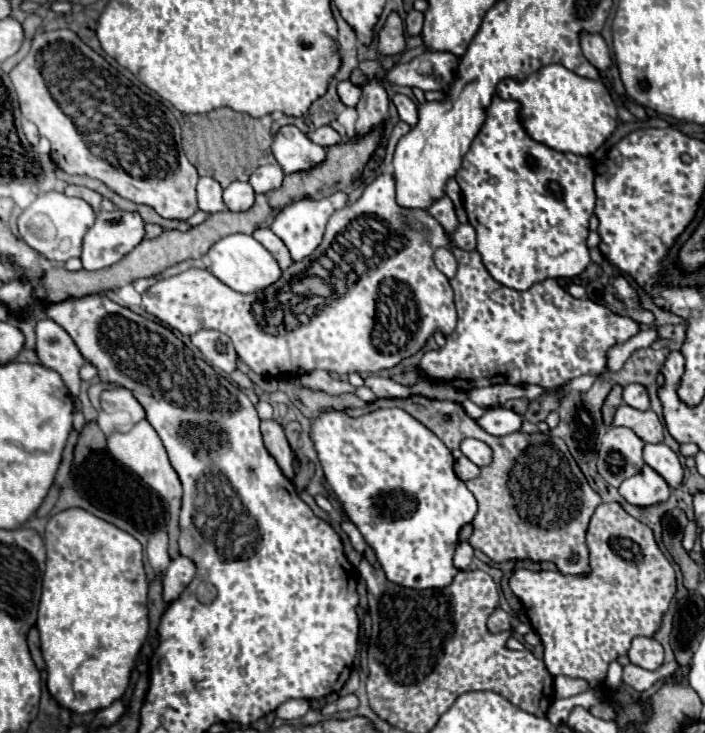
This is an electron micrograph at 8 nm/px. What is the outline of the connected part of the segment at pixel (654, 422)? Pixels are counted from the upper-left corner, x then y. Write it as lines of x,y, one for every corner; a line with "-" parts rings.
620,405
614,415
614,425
632,429
646,443
662,443
664,441
664,427
652,409
638,411
628,405

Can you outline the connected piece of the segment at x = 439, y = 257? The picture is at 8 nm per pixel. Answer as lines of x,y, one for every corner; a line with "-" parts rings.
436,249
436,253
434,253
434,263
436,263
436,267
438,267
448,279
452,279
452,277
456,275
458,263
456,263
456,259
454,259
454,255
452,255
450,249

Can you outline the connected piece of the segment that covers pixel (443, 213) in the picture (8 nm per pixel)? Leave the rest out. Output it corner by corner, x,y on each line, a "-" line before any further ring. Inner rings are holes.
448,195
436,199
436,201
428,207
428,213
430,213
434,219
438,219
438,223
442,223
442,227
444,227
446,231
452,231
452,229
458,227
456,215
454,215
454,205
452,205
452,201
450,201

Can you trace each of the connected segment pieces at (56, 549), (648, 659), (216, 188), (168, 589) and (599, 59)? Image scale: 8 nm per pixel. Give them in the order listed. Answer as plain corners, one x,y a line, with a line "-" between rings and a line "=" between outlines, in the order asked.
66,509
54,515
46,525
44,541
48,559
36,627
46,661
48,691
62,707
74,713
104,709
124,695
130,671
148,635
148,581
142,567
142,545
132,535
126,535
126,531
118,531
112,523
78,509
=
634,637
632,645
628,649
628,659
630,663
656,671
664,663
664,649
656,639
650,637
=
200,177
198,181
198,207
206,213
218,213
228,211
224,199
222,199
222,187
212,177
=
178,557
170,563
170,567
166,569
164,573
164,589
162,589
162,599
168,603
168,601
174,601
186,587
188,583
192,581
196,573
196,567
190,559
186,557
=
582,33
580,43
582,43
582,53
584,53
584,57
586,57
598,71
604,73
604,71
610,69
612,59
610,59
608,47
606,47
606,43
604,43
604,39
602,39
600,35

